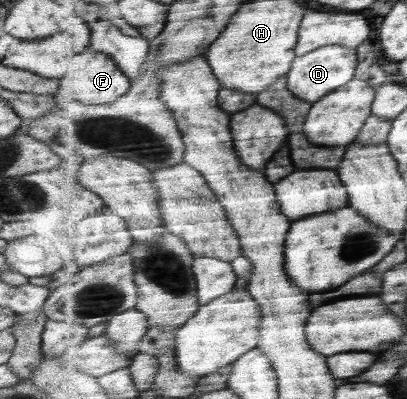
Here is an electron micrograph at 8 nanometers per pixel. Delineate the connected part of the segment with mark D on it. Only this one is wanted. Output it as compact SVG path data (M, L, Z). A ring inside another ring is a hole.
M334 45L314 50L313 53L306 54L294 62L293 70L287 75L289 90L304 100L313 103L321 101L322 98L328 97L354 81L358 64L360 64L358 51L348 46Z

